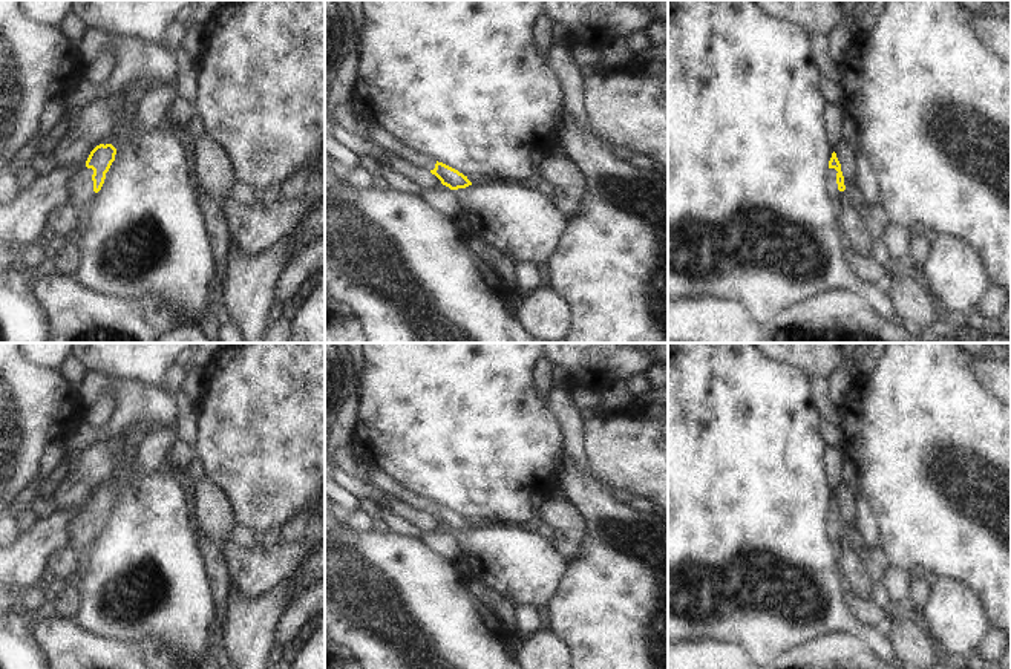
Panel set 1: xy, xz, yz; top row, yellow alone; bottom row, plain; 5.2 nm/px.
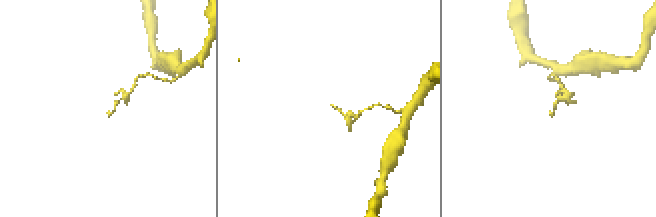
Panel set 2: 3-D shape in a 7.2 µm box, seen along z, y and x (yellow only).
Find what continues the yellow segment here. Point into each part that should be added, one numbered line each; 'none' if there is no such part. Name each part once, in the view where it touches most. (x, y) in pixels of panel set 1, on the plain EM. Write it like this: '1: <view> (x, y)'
1: xy (80, 530)

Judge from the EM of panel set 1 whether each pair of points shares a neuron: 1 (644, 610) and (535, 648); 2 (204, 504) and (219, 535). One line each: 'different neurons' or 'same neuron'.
1: different neurons
2: same neuron

